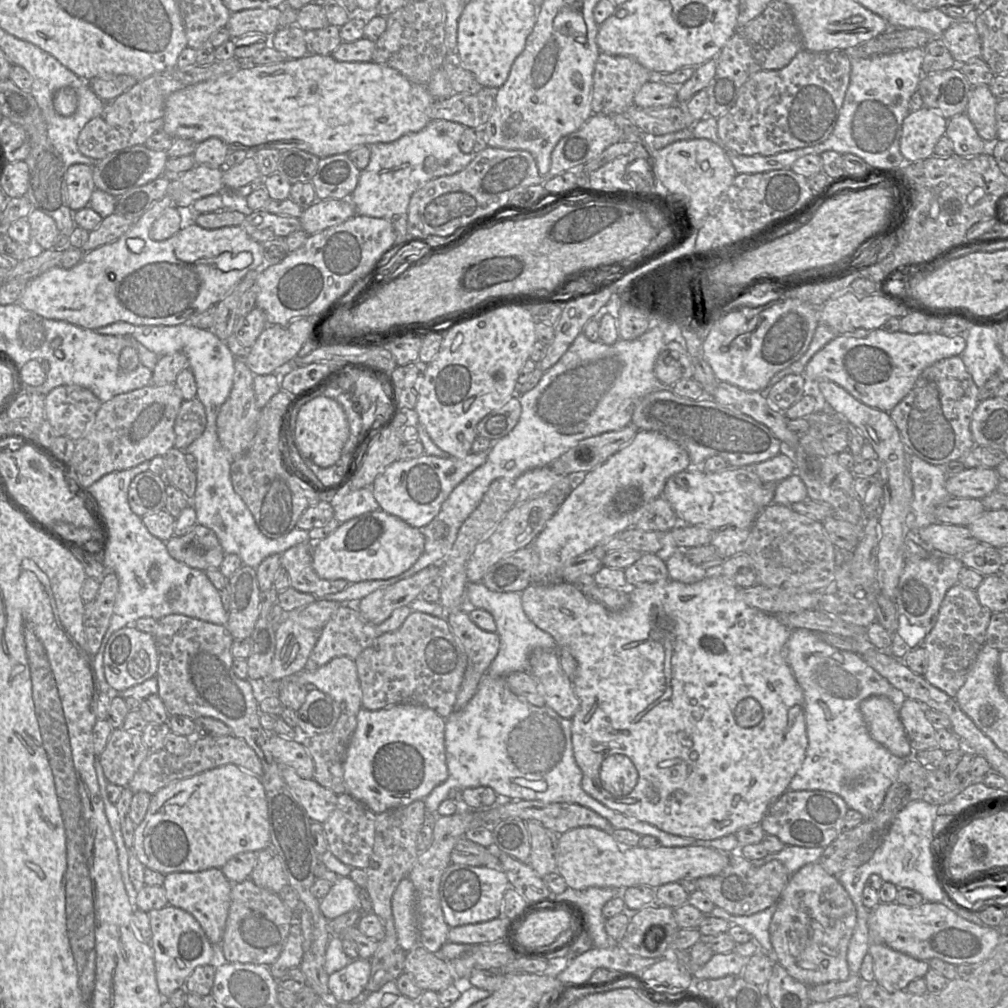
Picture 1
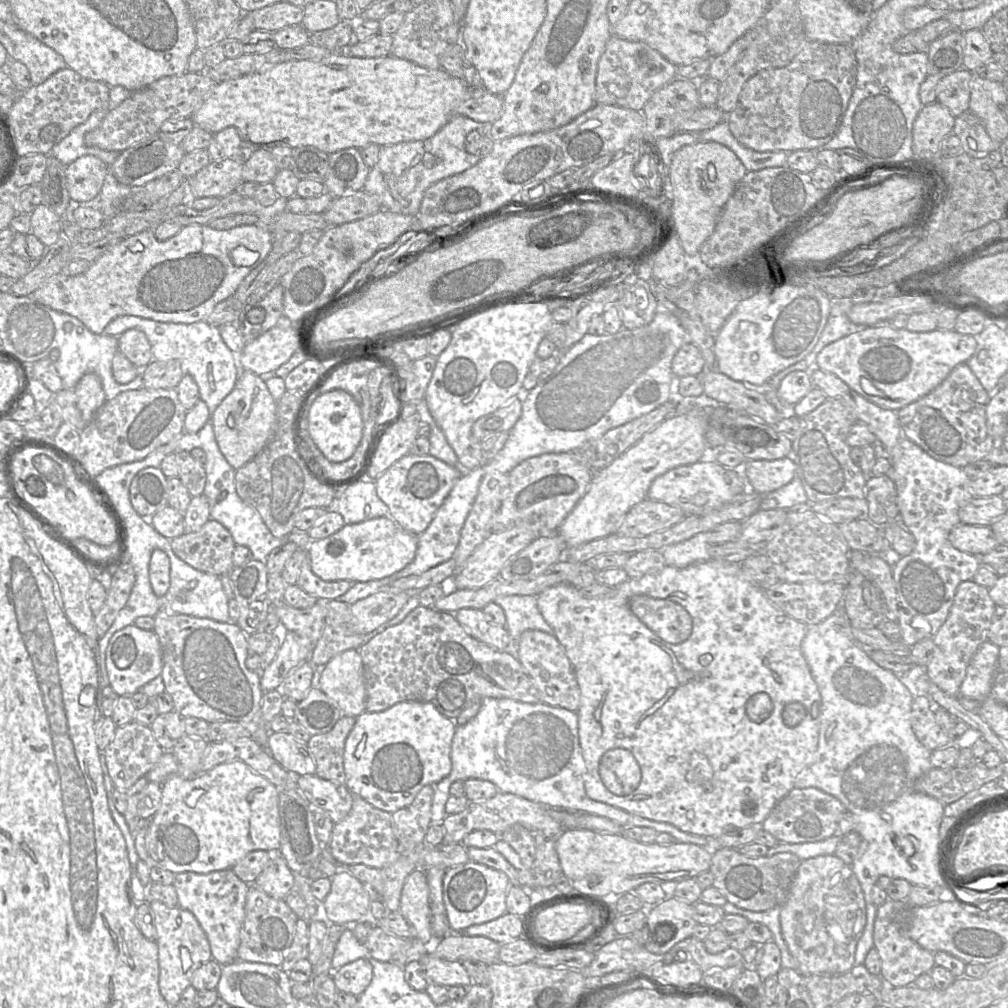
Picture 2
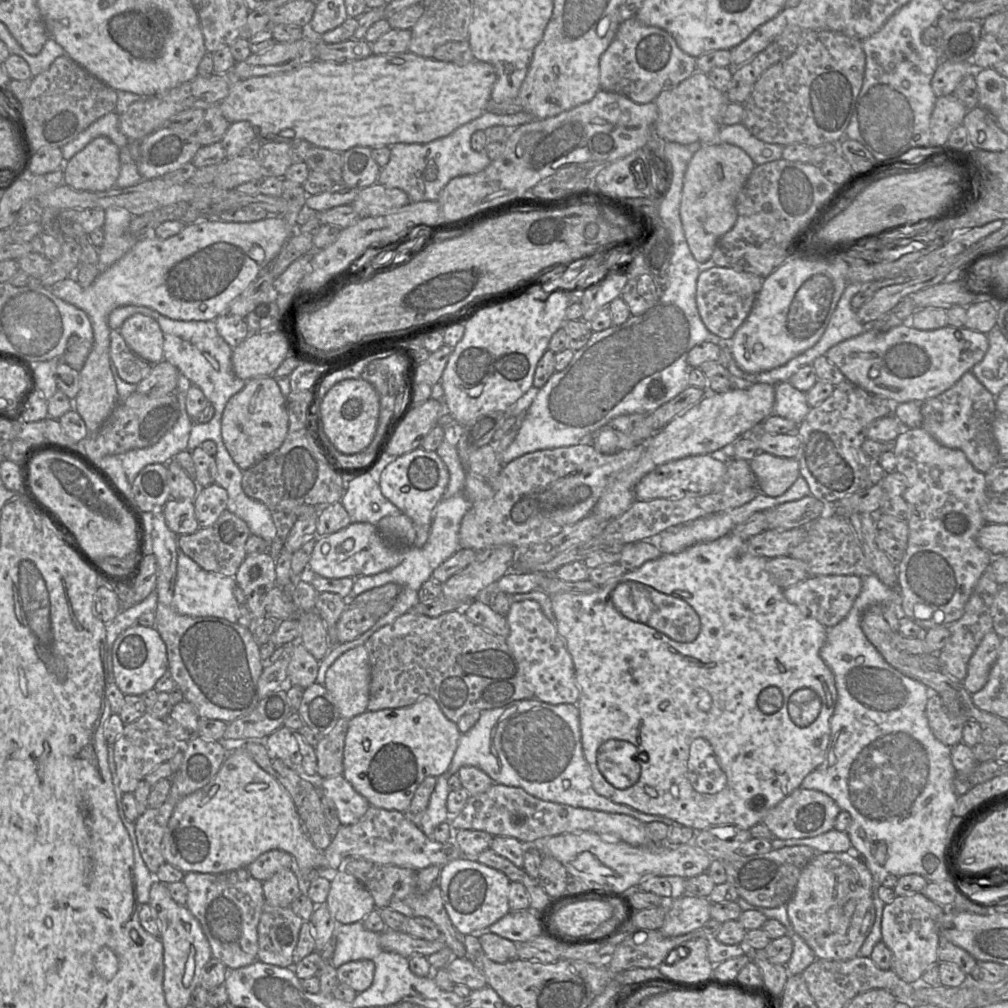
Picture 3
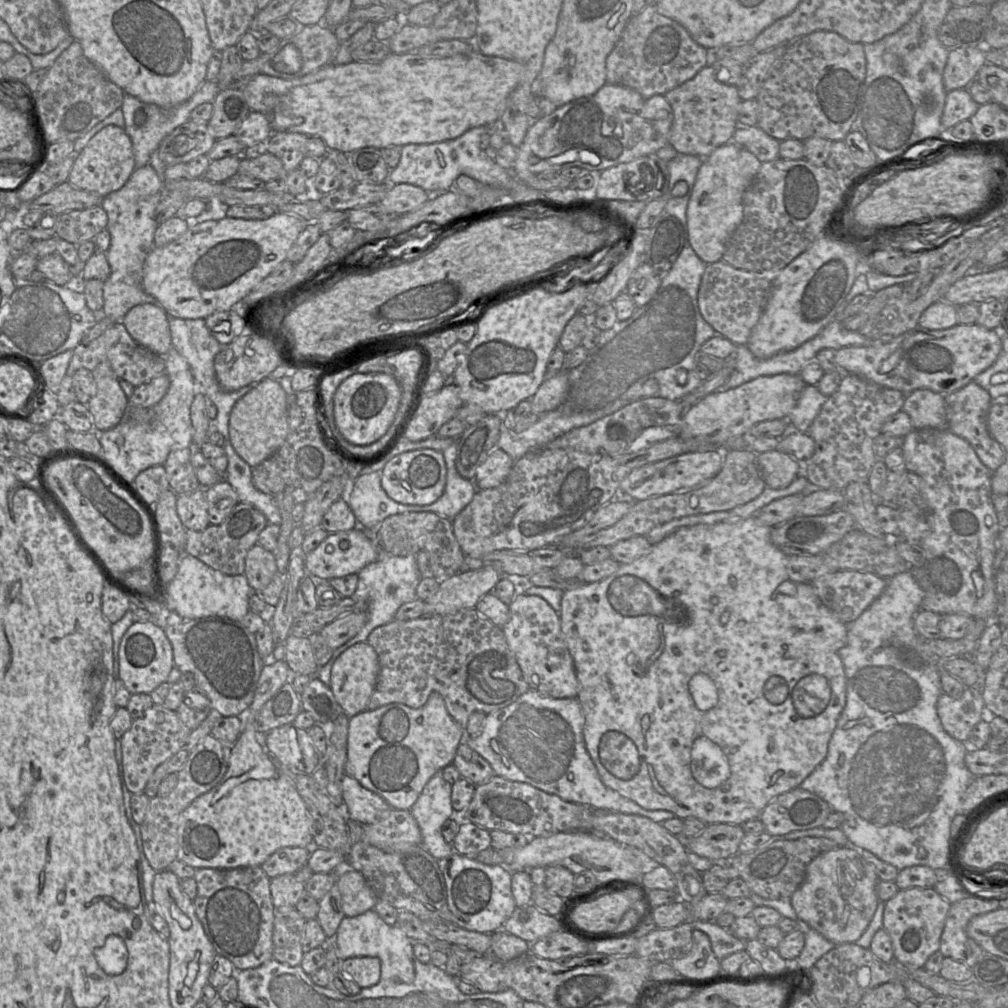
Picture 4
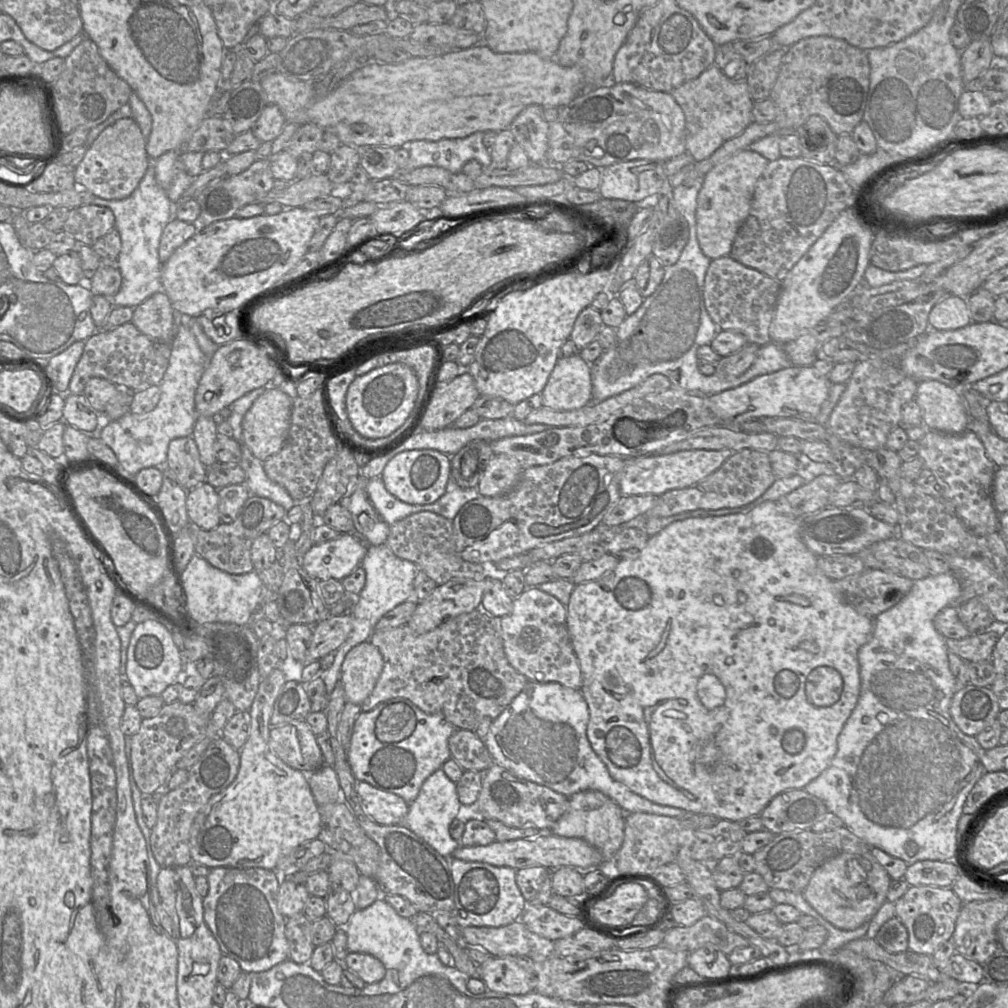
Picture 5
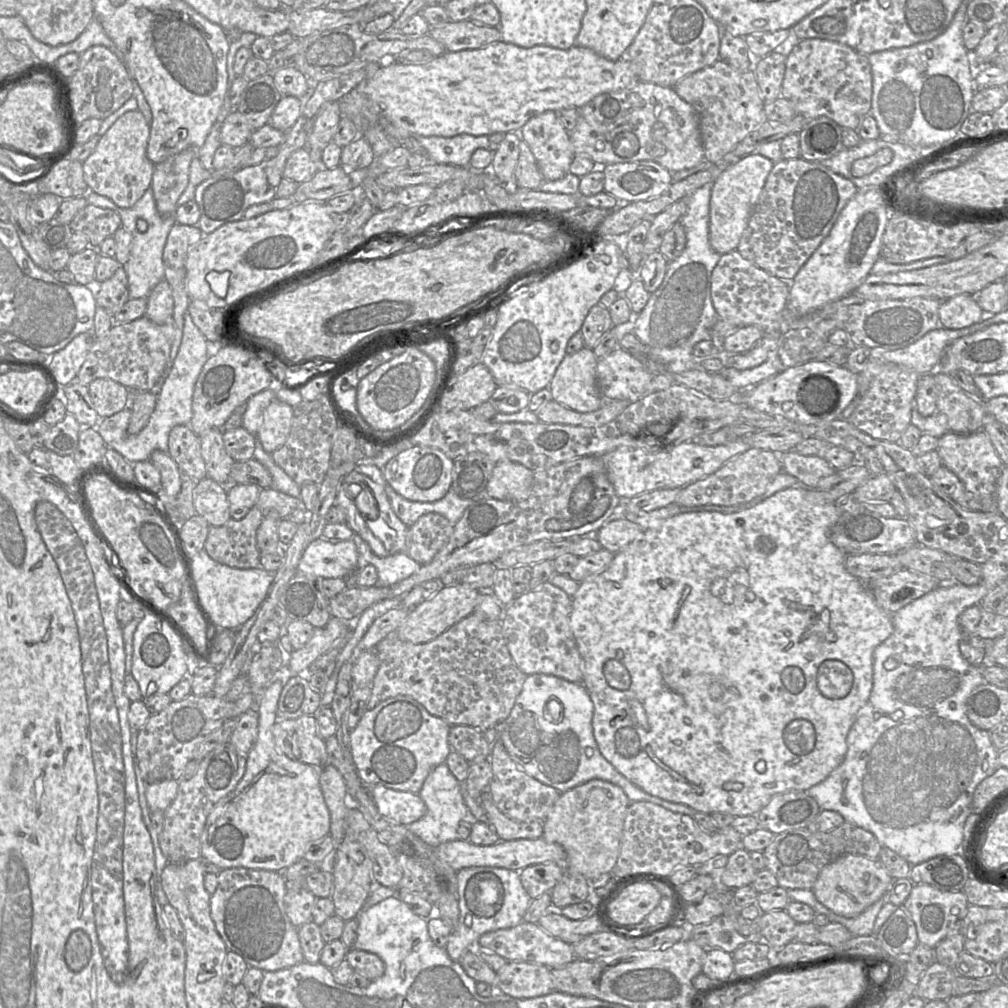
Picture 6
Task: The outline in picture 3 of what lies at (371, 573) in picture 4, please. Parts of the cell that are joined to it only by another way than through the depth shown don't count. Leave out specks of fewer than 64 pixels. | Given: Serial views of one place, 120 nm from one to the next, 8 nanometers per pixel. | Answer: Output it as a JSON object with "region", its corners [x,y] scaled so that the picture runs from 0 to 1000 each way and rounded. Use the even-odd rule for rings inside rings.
{"region":[[[454,490],[443,495],[438,495],[433,502],[430,509],[430,516],[428,519],[426,533],[420,543],[414,544],[412,542],[408,542],[406,544],[403,544],[400,557],[390,564],[380,566],[371,570],[356,571],[352,573],[350,583],[346,591],[343,593],[344,595],[350,595],[352,592],[364,585],[377,582],[385,578],[395,579],[398,582],[398,586],[393,592],[392,598],[388,605],[380,612],[378,612],[371,621],[369,621],[366,625],[364,625],[353,634],[336,639],[335,641],[331,642],[318,656],[316,656],[316,665],[313,672],[313,678],[321,680],[325,663],[341,647],[350,644],[356,640],[361,640],[362,637],[373,626],[375,626],[380,621],[391,617],[395,612],[399,611],[400,609],[408,606],[410,602],[417,597],[415,593],[415,587],[420,578],[428,574],[431,565],[436,563],[440,557],[446,554],[456,544],[455,526],[457,522],[457,517],[462,508],[465,506],[466,502],[467,499],[460,490]]]}

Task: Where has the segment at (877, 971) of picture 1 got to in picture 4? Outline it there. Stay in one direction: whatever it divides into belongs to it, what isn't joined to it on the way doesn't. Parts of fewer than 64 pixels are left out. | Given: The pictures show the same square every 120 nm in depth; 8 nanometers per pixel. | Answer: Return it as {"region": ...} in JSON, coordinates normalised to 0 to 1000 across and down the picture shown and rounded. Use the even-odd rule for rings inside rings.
{"region":[[[905,880],[892,883],[879,894],[876,921],[881,925],[886,938],[887,952],[900,962],[915,960],[921,950],[933,941],[933,932],[943,896],[926,880]]]}

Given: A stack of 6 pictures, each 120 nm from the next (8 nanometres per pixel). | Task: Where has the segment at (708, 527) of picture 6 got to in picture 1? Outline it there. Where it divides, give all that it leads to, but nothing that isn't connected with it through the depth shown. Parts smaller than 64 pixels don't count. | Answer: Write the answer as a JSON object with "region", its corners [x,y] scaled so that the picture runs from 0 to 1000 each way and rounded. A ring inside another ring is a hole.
{"region":[[[715,570],[699,572],[695,576],[687,579],[662,574],[624,583],[624,599],[621,603],[612,607],[603,605],[595,598],[582,595],[579,589],[569,579],[563,577],[554,577],[545,580],[525,580],[517,587],[518,602],[522,611],[535,624],[546,629],[552,636],[554,643],[563,644],[572,657],[572,665],[567,677],[569,687],[574,694],[574,702],[566,712],[567,740],[570,755],[578,768],[577,782],[587,792],[607,804],[613,805],[623,811],[631,812],[634,814],[642,815],[664,827],[693,833],[708,833],[723,827],[729,827],[737,820],[754,817],[764,800],[782,784],[785,774],[797,758],[802,741],[798,689],[780,654],[780,639],[786,625],[774,618],[768,610],[742,601],[736,594],[732,593],[732,585],[733,583],[731,581]]]}

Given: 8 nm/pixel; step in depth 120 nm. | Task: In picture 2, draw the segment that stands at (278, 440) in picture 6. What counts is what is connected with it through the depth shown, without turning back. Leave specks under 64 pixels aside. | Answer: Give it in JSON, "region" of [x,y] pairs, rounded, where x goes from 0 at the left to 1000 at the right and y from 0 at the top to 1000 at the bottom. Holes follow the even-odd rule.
{"region":[[[239,368],[232,386],[215,404],[211,425],[218,447],[235,466],[251,455],[273,429],[275,398],[269,393],[264,379],[247,368]]]}

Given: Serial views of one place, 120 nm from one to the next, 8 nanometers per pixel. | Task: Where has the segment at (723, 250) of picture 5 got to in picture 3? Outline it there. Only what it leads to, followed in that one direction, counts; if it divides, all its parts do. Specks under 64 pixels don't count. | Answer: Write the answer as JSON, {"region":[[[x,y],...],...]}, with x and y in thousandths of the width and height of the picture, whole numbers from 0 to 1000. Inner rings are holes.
{"region":[[[722,142],[696,143],[687,155],[679,173],[675,217],[683,245],[692,261],[705,258],[712,238],[728,224],[732,193],[749,165],[739,150]]]}

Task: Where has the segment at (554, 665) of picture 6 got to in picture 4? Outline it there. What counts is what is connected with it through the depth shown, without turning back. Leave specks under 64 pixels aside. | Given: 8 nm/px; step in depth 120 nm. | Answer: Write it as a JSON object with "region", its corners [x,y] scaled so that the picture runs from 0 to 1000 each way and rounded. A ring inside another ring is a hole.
{"region":[[[513,588],[505,599],[505,604],[506,614],[498,625],[525,683],[549,692],[571,692],[574,688],[574,676],[567,651],[557,626],[555,609],[536,591],[521,588]]]}

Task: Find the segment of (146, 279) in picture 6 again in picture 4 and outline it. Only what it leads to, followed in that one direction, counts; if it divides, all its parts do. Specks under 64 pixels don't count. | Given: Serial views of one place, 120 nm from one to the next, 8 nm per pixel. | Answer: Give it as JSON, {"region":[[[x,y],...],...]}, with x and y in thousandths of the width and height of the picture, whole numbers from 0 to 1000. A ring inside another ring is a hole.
{"region":[[[149,163],[135,167],[124,184],[103,195],[100,205],[107,213],[105,227],[110,234],[105,254],[110,265],[109,274],[102,280],[103,303],[98,313],[120,318],[133,304],[143,301],[155,302],[156,298],[146,292],[141,284],[143,260],[153,246],[153,231],[157,222],[153,210],[161,197],[161,179]]]}

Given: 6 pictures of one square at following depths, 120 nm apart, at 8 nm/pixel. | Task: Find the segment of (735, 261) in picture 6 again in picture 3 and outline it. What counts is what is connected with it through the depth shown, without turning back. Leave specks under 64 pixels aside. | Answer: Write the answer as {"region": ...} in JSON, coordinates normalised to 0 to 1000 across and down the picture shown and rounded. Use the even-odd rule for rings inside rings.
{"region":[[[712,264],[694,270],[691,277],[690,303],[700,325],[716,337],[725,337],[742,314],[756,286],[756,278],[747,272]]]}

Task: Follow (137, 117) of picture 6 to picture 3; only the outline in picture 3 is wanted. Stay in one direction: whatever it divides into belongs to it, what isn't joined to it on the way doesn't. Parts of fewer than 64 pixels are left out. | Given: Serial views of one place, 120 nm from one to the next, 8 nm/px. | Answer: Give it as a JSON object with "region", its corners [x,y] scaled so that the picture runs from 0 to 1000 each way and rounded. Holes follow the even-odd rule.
{"region":[[[99,135],[63,162],[63,181],[74,188],[106,189],[114,185],[119,167],[119,147]]]}

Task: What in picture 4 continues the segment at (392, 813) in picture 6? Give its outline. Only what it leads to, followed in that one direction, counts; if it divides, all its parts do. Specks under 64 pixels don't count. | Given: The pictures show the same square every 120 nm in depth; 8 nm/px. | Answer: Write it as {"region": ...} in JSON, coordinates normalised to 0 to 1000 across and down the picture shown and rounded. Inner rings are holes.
{"region":[[[343,768],[339,773],[339,789],[344,813],[359,818],[374,815],[389,803],[379,791],[361,782],[353,773]]]}

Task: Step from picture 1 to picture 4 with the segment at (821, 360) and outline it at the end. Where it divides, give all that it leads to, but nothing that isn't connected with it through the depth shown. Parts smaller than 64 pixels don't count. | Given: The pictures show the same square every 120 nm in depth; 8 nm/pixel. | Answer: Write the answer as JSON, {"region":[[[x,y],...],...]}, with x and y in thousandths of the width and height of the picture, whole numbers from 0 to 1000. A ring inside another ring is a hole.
{"region":[[[949,321],[935,327],[911,323],[871,343],[834,345],[828,348],[828,359],[837,371],[848,371],[898,391],[923,386],[939,393],[981,365],[993,348],[990,330],[970,321]]]}

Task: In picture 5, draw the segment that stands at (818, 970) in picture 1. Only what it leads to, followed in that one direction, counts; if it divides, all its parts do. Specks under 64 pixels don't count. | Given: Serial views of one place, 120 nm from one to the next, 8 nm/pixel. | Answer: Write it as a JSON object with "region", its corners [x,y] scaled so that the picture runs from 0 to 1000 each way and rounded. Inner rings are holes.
{"region":[[[837,845],[818,854],[797,884],[799,893],[821,915],[835,923],[848,923],[863,914],[880,894],[884,871],[864,845]]]}

